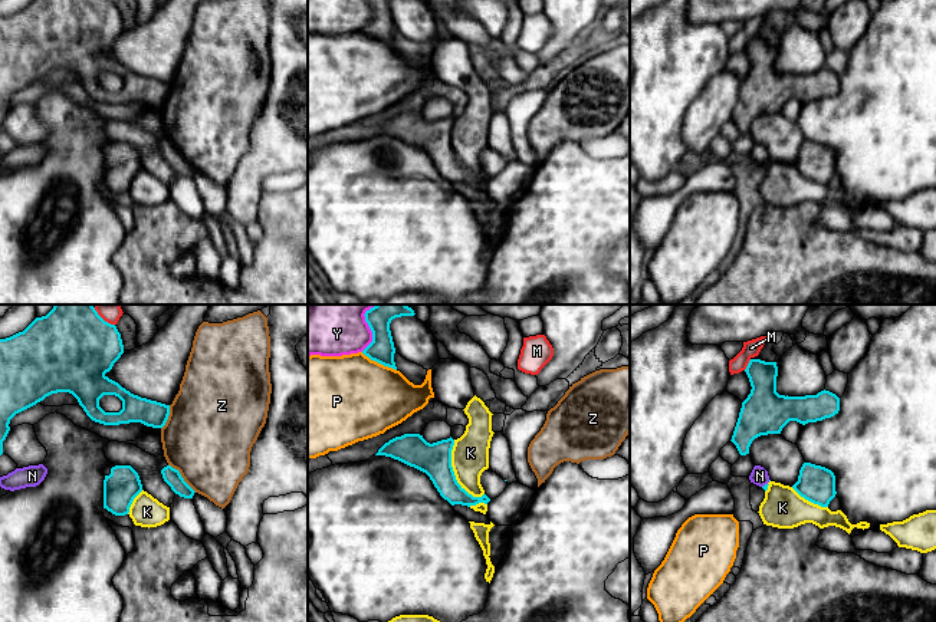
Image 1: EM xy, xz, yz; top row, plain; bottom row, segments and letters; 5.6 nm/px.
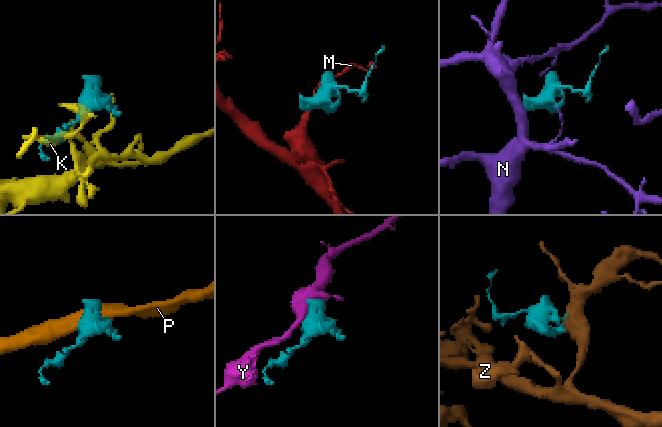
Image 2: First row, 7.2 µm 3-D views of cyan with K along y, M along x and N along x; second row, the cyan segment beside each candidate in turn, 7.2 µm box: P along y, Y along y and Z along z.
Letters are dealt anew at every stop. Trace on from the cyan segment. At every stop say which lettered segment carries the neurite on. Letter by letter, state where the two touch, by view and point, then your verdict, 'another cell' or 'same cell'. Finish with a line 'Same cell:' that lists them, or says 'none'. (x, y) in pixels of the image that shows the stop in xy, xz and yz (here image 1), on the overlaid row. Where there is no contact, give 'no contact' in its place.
K: xz (453, 473) | another cell
M: yz (748, 365) | another cell
N: yz (764, 486) | another cell
P: xz (378, 362) | another cell
Y: xz (368, 325) | another cell
Z: xy (181, 477) | another cell
Same cell: none

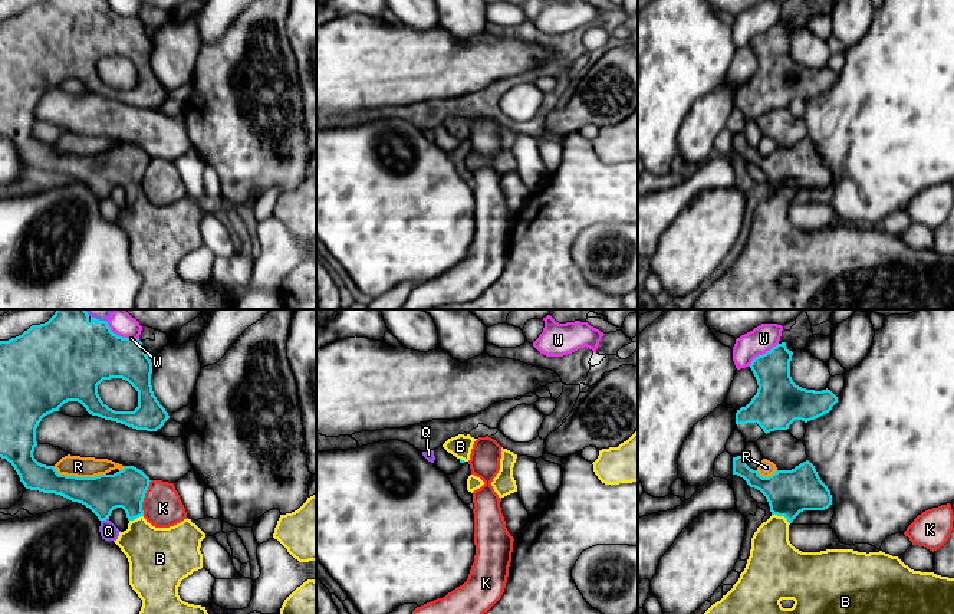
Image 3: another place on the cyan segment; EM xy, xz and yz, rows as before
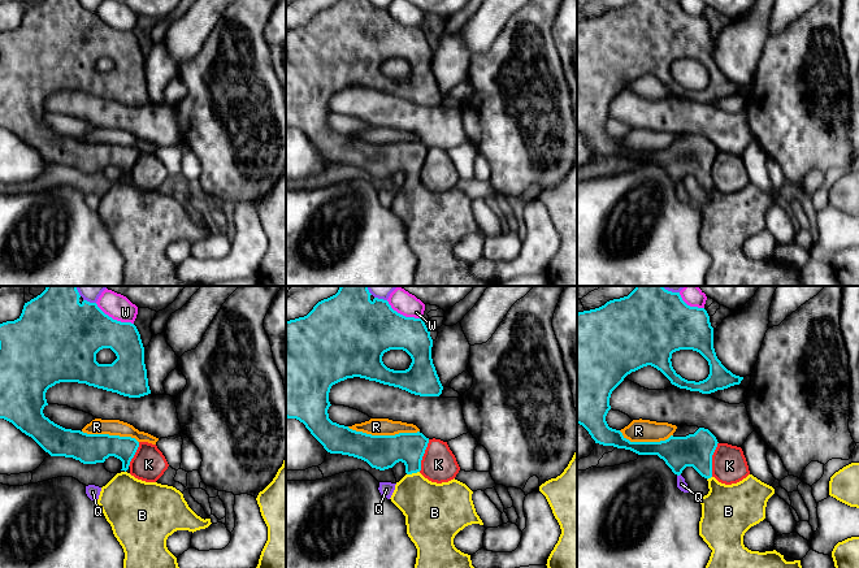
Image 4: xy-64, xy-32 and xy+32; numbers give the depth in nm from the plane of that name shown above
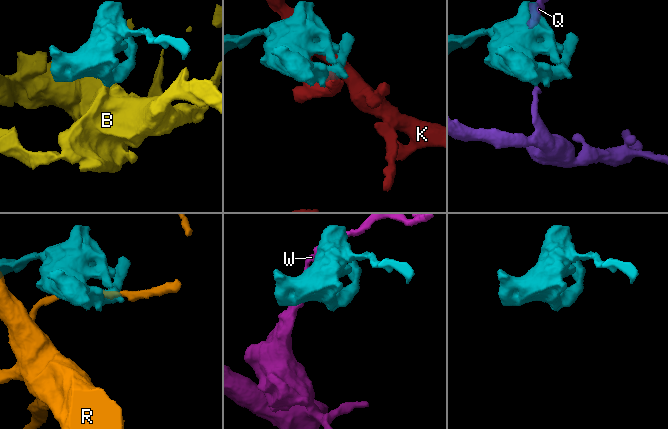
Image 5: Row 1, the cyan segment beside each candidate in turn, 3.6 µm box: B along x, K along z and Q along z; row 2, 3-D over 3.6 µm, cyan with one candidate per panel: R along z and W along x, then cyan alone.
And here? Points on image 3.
B: yz (782, 515) | same cell
K: xy (144, 496) | another cell
Q: xy (104, 519) | another cell
R: xy (79, 478) | another cell
W: xy (121, 337) | another cell
Same cell: B

